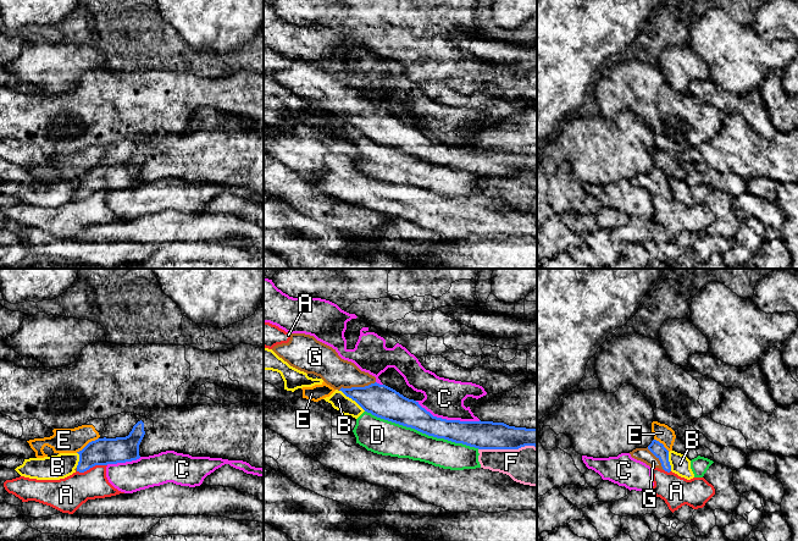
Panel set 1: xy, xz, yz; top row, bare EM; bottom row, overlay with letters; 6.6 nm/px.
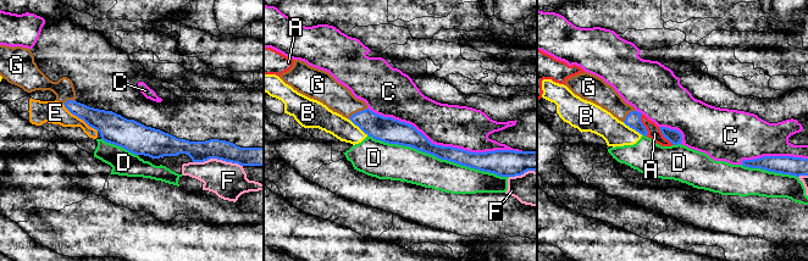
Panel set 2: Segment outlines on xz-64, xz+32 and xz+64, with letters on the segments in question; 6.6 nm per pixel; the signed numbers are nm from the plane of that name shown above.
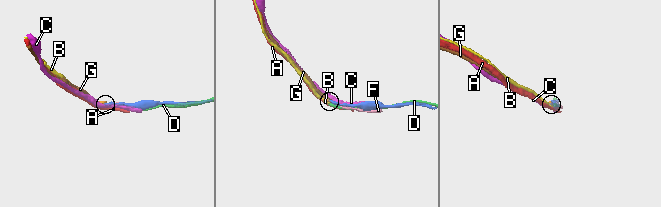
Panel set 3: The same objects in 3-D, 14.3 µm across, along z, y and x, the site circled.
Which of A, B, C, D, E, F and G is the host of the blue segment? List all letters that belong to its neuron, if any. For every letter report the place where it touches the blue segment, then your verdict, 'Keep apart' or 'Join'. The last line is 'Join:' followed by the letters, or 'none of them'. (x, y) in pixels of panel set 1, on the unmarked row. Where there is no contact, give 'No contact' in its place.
A: Touches blue at xy (92, 193). Keep apart
B: Touches blue at xz (353, 126). Keep apart
C: Touches blue at xz (448, 147). Keep apart
D: Touches blue at xz (422, 159). Keep apart
E: Touches blue at xy (88, 170). Keep apart
F: Touches blue at xz (506, 175). Keep apart
G: Touches blue at xz (356, 114). Join
Join: G

